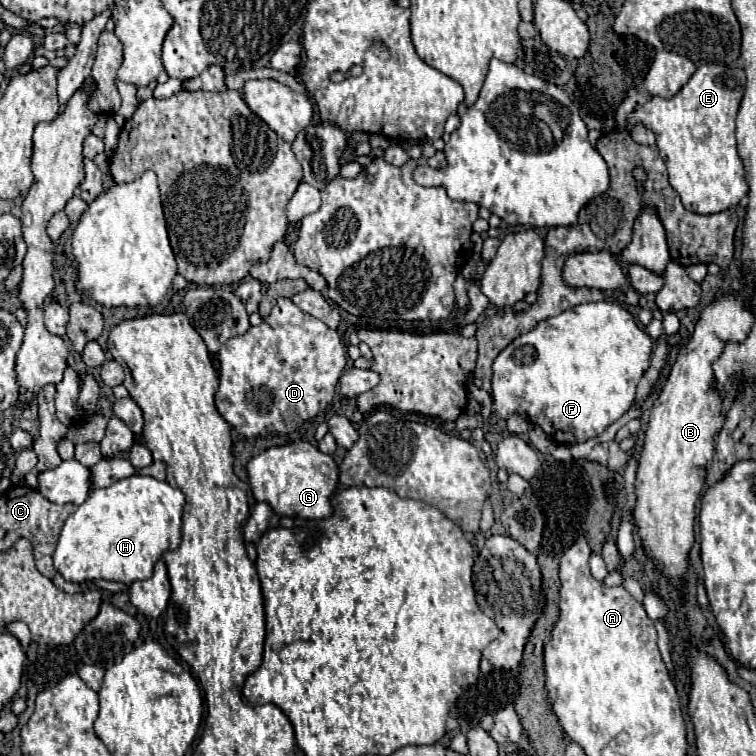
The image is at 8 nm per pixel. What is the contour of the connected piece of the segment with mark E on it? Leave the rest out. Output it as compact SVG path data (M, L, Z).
M702 64L676 96L652 96L640 110L634 110L626 118L626 130L632 130L640 124L654 132L656 146L670 174L670 186L682 198L686 210L692 210L696 214L716 214L730 206L736 206L740 198L748 194L746 168L738 154L736 142L736 114L744 96L744 82L746 74L742 68L728 68L726 64Z

